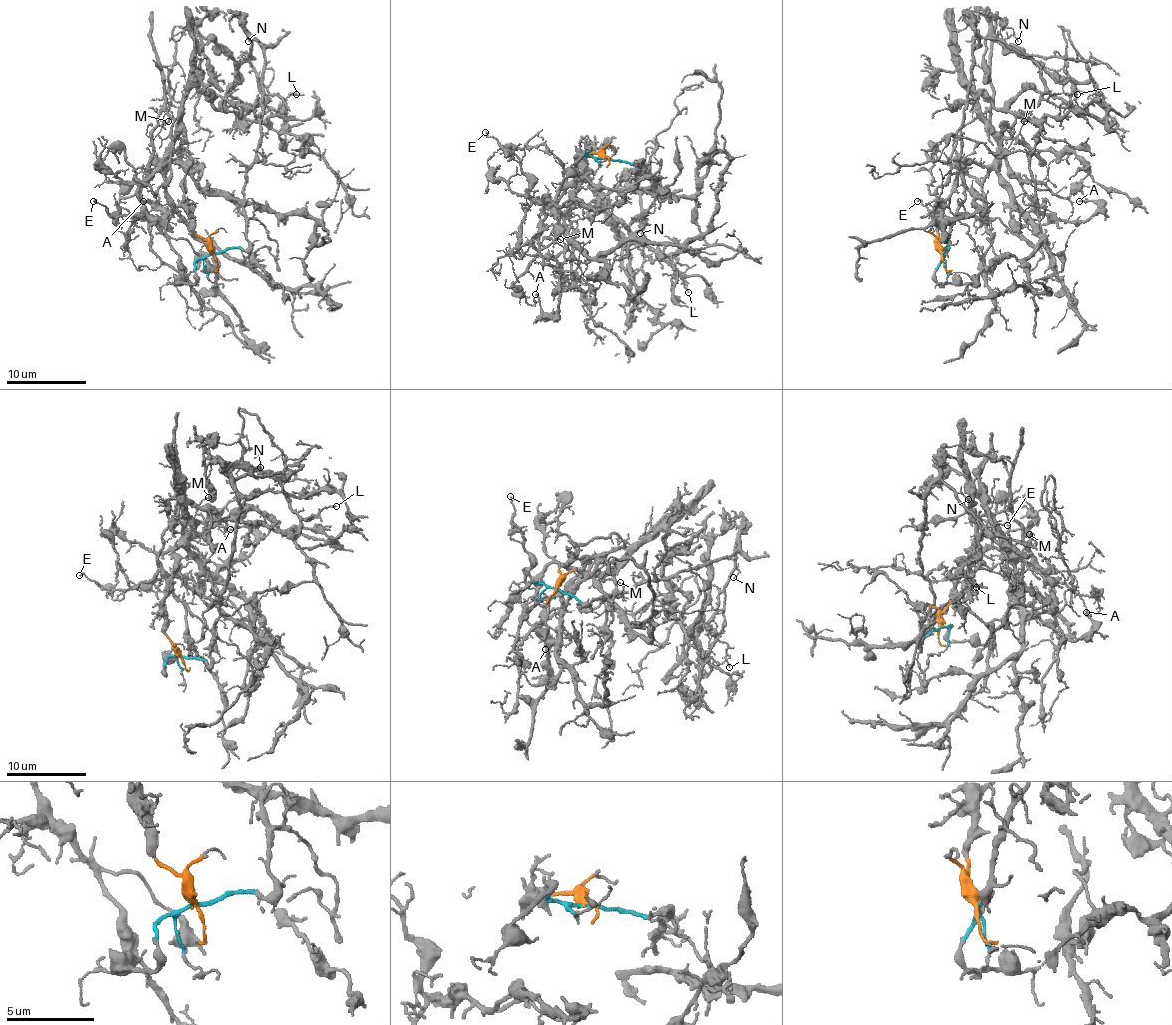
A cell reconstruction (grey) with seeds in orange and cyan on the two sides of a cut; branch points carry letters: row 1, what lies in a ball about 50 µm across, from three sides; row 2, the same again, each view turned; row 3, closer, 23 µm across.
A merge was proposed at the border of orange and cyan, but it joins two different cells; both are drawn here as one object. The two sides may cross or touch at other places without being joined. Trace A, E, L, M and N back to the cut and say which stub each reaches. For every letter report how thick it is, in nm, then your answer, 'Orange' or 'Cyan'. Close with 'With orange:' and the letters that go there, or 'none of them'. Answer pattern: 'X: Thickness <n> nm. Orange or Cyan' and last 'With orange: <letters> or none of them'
A: Thickness 100 nm. Orange
E: Thickness 160 nm. Orange
L: Thickness 110 nm. Cyan
M: Thickness 120 nm. Orange
N: Thickness 90 nm. Cyan
With orange: A, E, M

